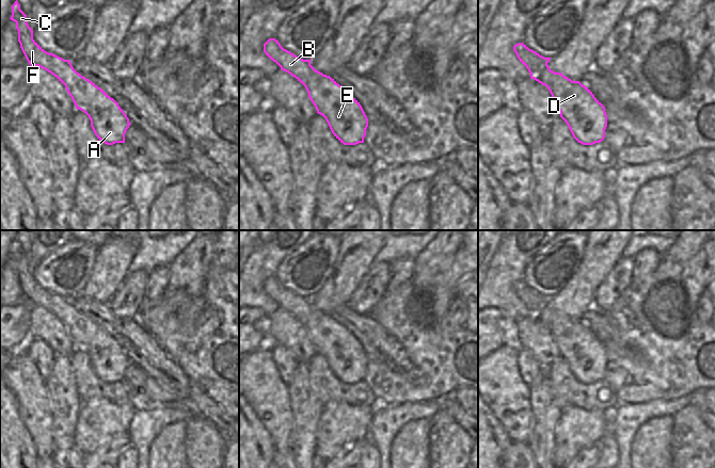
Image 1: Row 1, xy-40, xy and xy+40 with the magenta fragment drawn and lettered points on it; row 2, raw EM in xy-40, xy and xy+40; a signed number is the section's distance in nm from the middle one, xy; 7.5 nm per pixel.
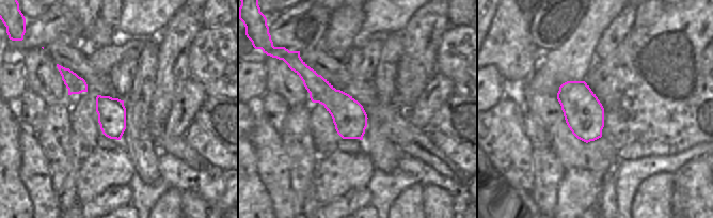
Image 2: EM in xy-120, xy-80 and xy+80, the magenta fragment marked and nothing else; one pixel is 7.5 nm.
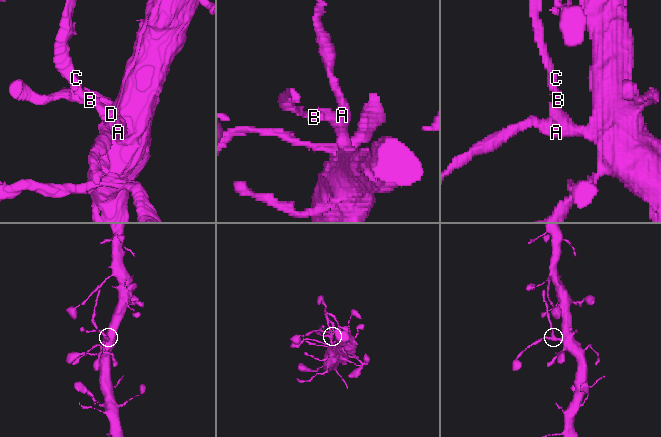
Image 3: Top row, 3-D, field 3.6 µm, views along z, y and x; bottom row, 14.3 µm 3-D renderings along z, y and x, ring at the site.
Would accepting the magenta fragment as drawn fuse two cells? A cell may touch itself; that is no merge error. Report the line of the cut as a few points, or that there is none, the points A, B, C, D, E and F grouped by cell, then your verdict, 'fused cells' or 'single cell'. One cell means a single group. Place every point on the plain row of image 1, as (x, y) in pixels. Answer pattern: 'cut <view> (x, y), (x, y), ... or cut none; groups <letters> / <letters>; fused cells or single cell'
cut xy (323, 313), (318, 317), (318, 321), (307, 321), (304, 324); groups A D E / B C F; fused cells

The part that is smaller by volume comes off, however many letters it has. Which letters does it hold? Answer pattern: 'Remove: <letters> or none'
Remove: B, C, F

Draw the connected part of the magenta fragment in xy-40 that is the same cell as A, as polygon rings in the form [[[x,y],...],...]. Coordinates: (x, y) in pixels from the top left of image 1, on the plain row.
[[[85,316],[80,319],[80,322],[65,324],[76,348],[89,355],[91,366],[99,380],[107,384],[125,382],[125,372],[131,362],[123,348],[95,322]]]

